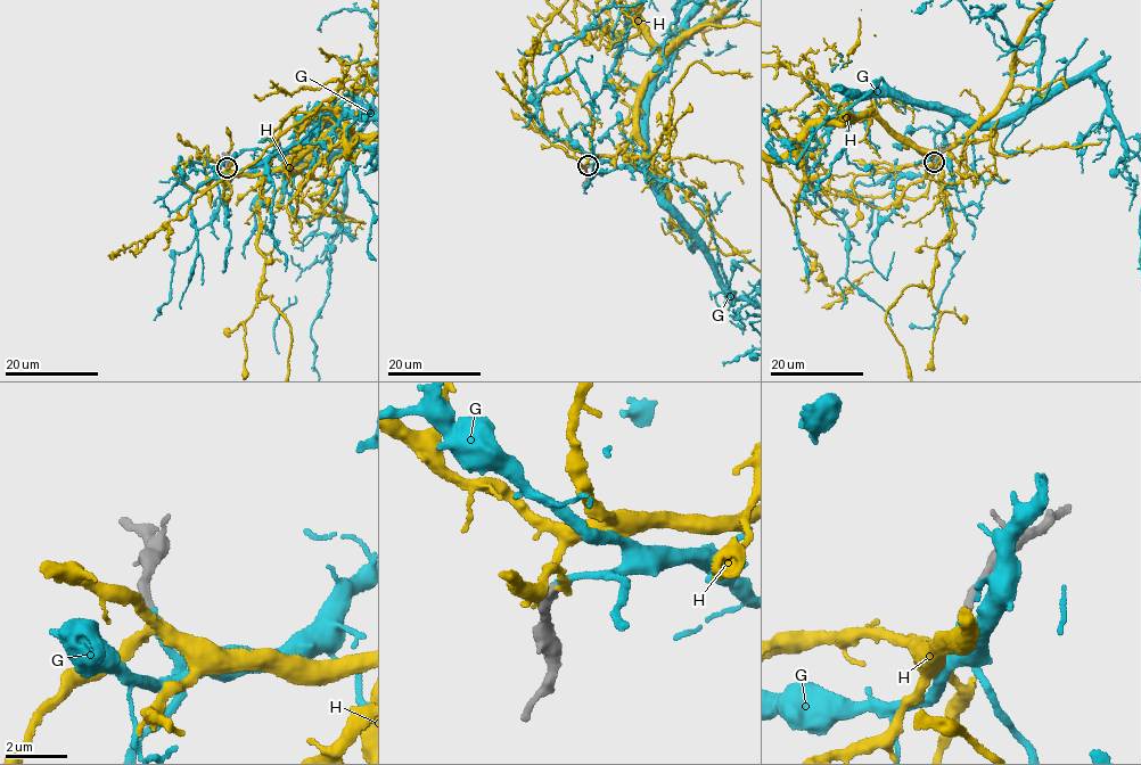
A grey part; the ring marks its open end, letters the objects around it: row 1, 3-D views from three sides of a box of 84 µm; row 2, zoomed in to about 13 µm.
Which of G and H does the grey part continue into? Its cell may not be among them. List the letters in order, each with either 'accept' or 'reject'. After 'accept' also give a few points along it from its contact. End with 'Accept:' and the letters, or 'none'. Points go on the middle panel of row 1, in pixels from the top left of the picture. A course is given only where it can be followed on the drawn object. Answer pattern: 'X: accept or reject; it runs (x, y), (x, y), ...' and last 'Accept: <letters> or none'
G: accept
H: reject
Accept: G

